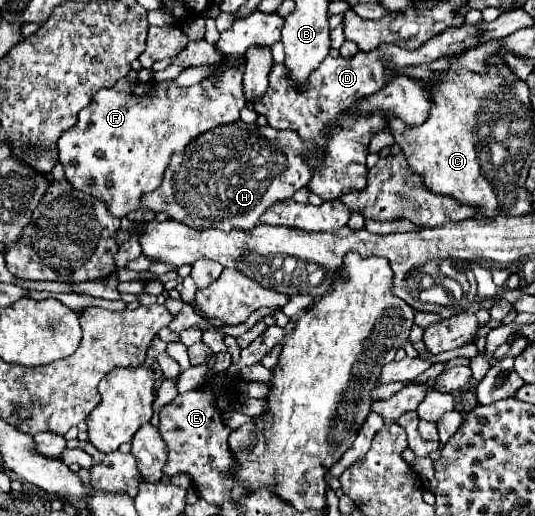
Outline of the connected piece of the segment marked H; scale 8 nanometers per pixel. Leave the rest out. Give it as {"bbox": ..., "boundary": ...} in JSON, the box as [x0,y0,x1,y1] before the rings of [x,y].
{"bbox":[142,120,322,232],"boundary":[[[238,120],[234,124],[204,132],[190,142],[186,152],[172,156],[160,188],[148,196],[142,196],[142,208],[166,212],[176,222],[184,222],[192,228],[218,228],[226,232],[234,228],[254,228],[260,224],[262,212],[266,212],[274,202],[292,198],[296,190],[310,182],[310,176],[314,176],[314,166],[310,166],[310,160],[322,162],[322,148],[318,148],[314,140],[302,140],[290,130],[274,130],[270,126],[244,124]]]}

